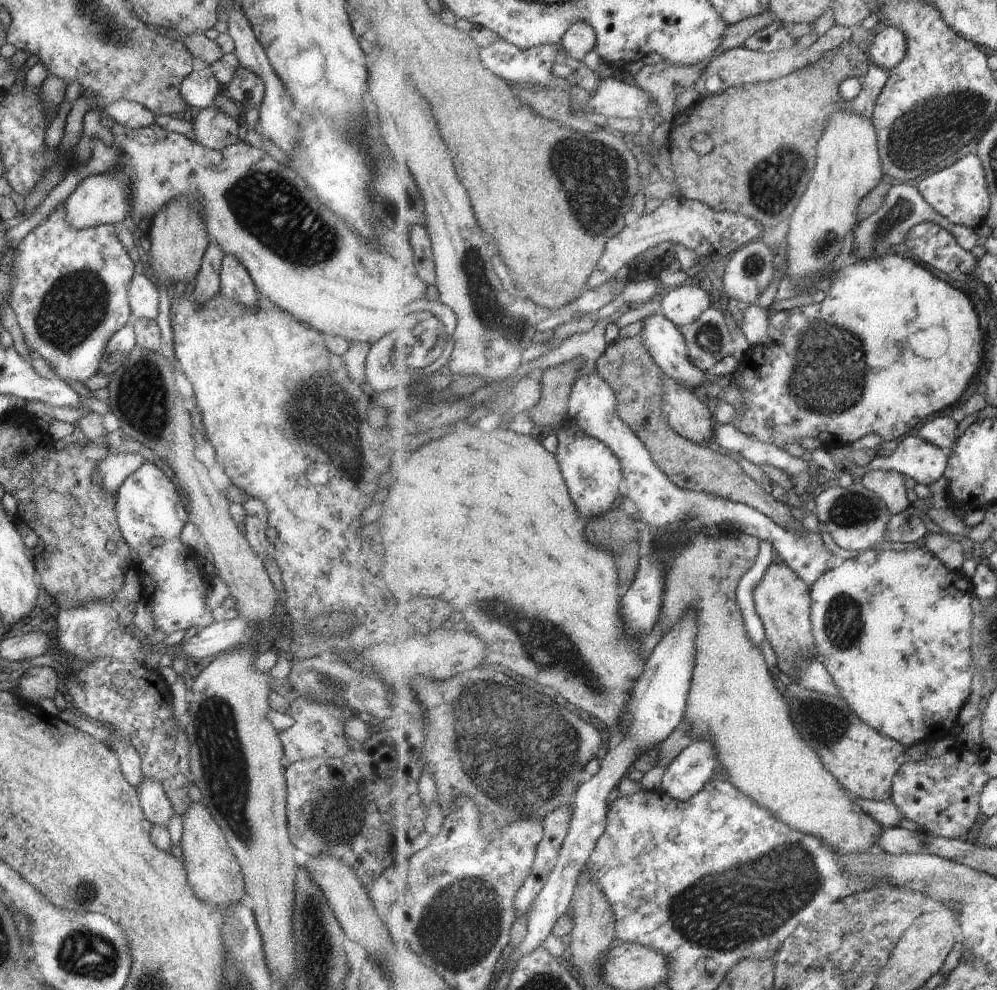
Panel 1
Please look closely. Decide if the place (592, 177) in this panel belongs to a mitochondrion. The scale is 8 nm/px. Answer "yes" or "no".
yes

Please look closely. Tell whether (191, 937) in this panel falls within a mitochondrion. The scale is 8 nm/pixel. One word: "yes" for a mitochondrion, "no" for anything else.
no

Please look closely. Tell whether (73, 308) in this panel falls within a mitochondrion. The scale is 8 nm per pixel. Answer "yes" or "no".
yes

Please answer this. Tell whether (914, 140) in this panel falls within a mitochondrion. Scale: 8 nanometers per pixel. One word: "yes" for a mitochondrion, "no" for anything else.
yes

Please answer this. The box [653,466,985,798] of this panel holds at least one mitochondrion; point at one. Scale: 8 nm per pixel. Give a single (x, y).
(842, 624)

